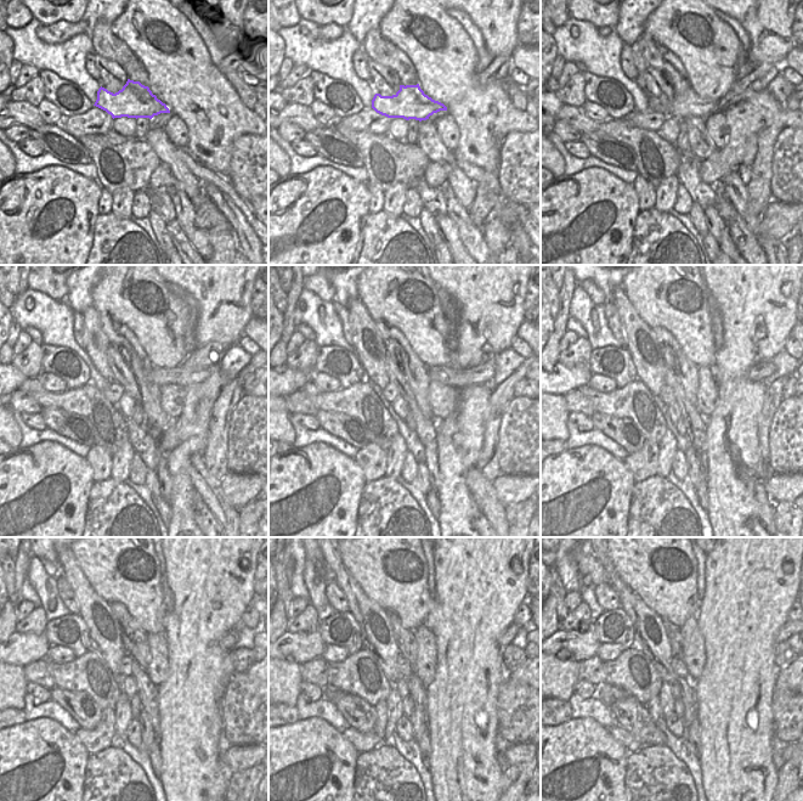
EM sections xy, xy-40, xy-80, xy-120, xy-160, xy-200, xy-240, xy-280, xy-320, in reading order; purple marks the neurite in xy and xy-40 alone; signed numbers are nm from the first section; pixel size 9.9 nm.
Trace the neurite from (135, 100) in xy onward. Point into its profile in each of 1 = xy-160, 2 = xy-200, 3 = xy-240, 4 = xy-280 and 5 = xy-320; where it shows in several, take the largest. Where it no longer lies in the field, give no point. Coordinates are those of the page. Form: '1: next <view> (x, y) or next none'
1: next xy-160 (456, 377)
2: next xy-200 (759, 372)
3: next xy-240 (227, 642)
4: next xy-280 (507, 637)
5: next xy-320 (787, 630)

